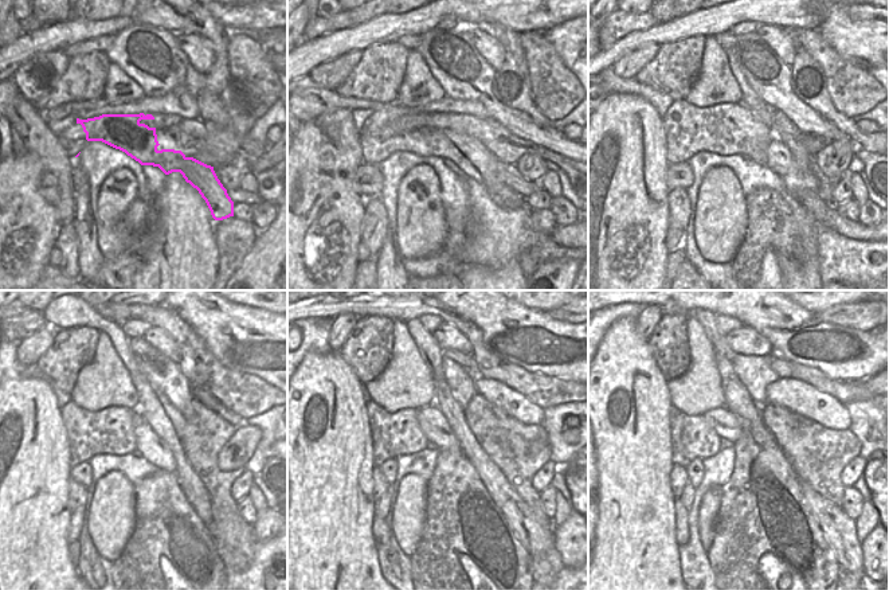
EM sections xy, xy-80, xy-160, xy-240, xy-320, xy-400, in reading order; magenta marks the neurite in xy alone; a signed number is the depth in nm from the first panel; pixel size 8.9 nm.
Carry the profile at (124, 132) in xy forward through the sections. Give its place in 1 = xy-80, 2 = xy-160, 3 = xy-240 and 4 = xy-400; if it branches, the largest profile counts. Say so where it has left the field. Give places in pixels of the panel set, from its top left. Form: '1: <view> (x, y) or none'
1: xy-80 (469, 153)
2: xy-160 (727, 140)
3: xy-240 (121, 441)
4: xy-400 (686, 445)

